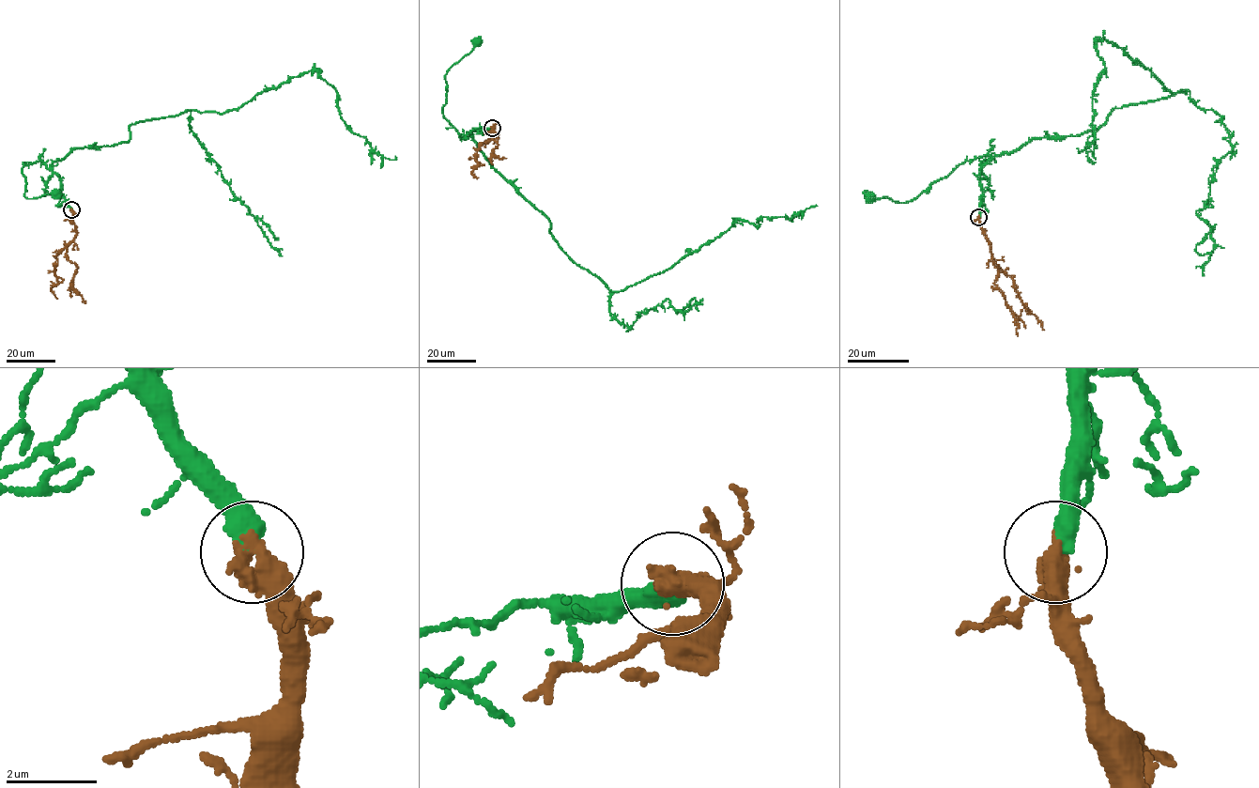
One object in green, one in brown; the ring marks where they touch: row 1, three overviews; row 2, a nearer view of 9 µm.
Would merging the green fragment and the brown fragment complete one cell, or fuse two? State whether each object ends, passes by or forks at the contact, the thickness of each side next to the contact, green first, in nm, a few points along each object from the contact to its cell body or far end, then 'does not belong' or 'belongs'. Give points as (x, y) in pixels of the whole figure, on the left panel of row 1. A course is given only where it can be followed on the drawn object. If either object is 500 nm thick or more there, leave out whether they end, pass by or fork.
calibres 480 and 550 nm; course green (71, 209), (51, 164), (76, 148), (126, 142), (136, 122), (222, 114), (314, 70), (345, 124), (395, 155); course brown (71, 209), (76, 235), (56, 255), (57, 282), (51, 289), (57, 299); belongs

